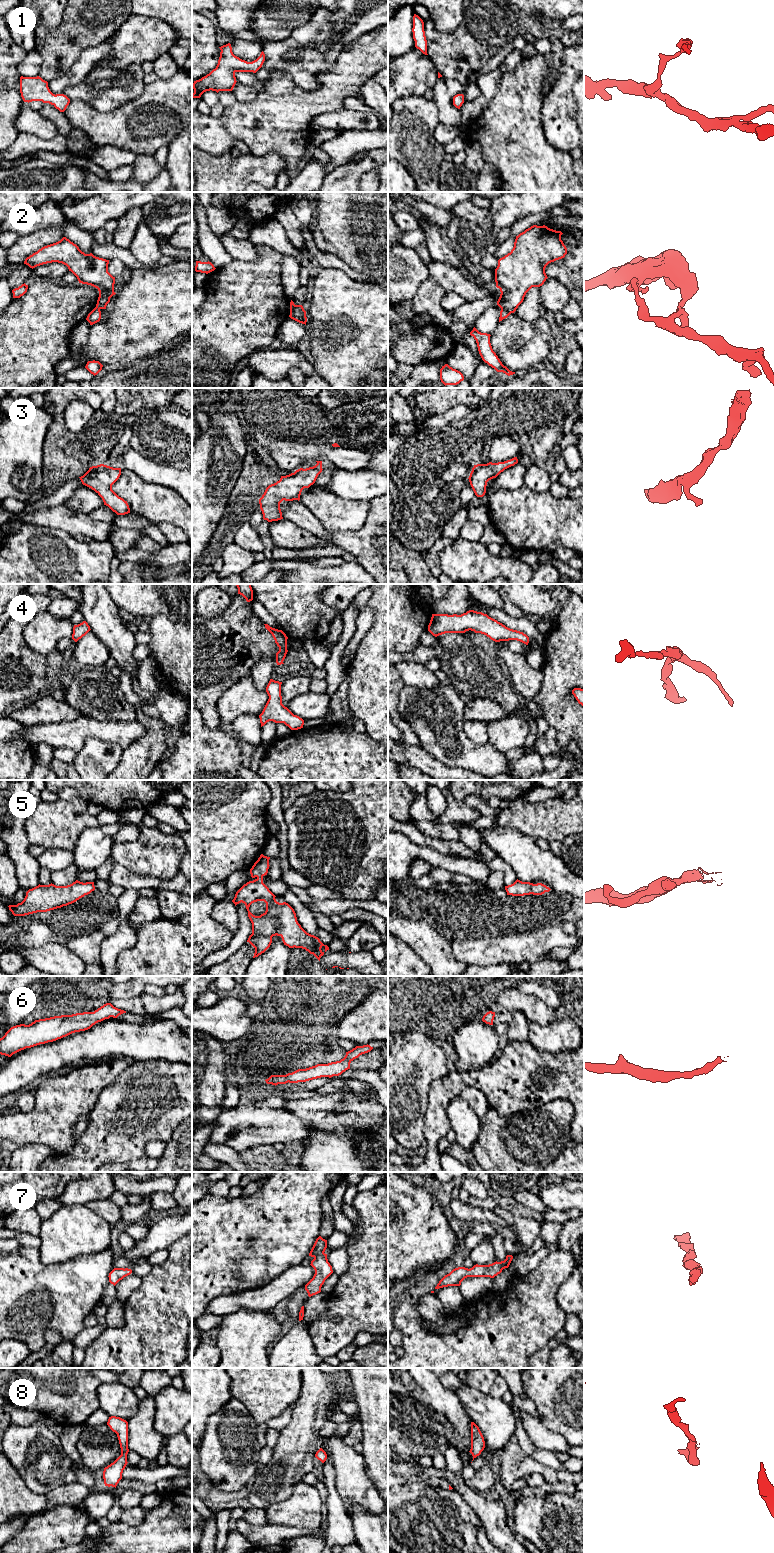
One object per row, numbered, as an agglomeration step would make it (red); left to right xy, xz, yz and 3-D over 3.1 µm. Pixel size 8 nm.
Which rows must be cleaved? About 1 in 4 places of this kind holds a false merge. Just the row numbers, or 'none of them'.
2

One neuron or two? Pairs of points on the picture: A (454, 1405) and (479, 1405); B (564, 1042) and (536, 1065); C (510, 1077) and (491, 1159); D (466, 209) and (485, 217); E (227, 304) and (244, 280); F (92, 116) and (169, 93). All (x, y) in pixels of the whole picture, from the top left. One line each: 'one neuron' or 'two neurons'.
A: two neurons
B: two neurons
C: two neurons
D: one neuron
E: one neuron
F: one neuron

